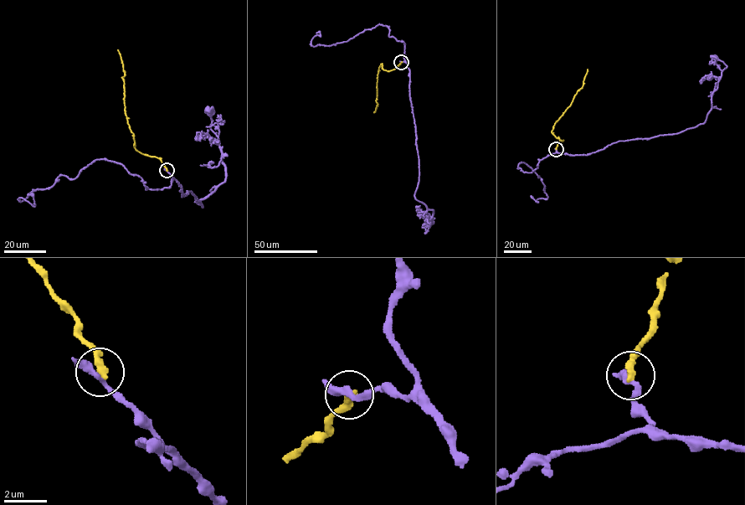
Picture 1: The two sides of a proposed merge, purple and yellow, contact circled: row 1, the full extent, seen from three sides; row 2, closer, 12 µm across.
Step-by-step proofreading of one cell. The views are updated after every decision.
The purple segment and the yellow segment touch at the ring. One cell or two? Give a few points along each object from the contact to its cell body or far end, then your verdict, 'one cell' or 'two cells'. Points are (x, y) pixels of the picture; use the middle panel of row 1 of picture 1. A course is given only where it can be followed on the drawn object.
purple runs (401, 62), (406, 64), (409, 71), (418, 156), (419, 180), (414, 197), (433, 210), (424, 234), (424, 225); yellow runs (401, 62), (394, 69), (387, 71), (382, 68), (382, 64), (380, 66), (377, 104), (373, 112); two cells

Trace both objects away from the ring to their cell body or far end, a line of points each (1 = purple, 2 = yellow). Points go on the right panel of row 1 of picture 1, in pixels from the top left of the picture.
1: (556, 149), (587, 155), (619, 141), (676, 134), (704, 123), (711, 93), (727, 67), (715, 58)
2: (556, 149), (557, 142), (562, 141), (552, 132), (553, 126), (583, 85), (588, 69)

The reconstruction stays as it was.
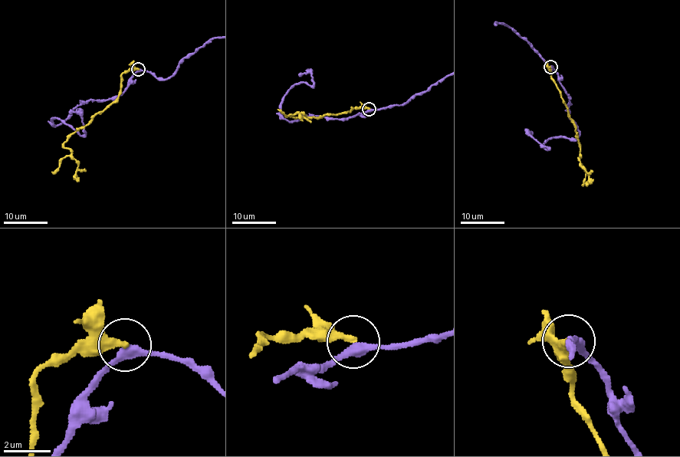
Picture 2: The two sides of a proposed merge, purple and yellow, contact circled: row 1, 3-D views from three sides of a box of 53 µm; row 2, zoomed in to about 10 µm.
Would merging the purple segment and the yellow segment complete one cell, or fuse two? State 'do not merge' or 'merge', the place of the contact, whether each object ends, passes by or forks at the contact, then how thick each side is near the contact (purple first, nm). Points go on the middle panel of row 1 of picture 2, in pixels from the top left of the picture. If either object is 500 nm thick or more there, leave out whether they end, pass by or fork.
do not merge; at (369, 109); purple passes by; yellow ends there; 340 nm thick on the purple side, 280 nm on the other

